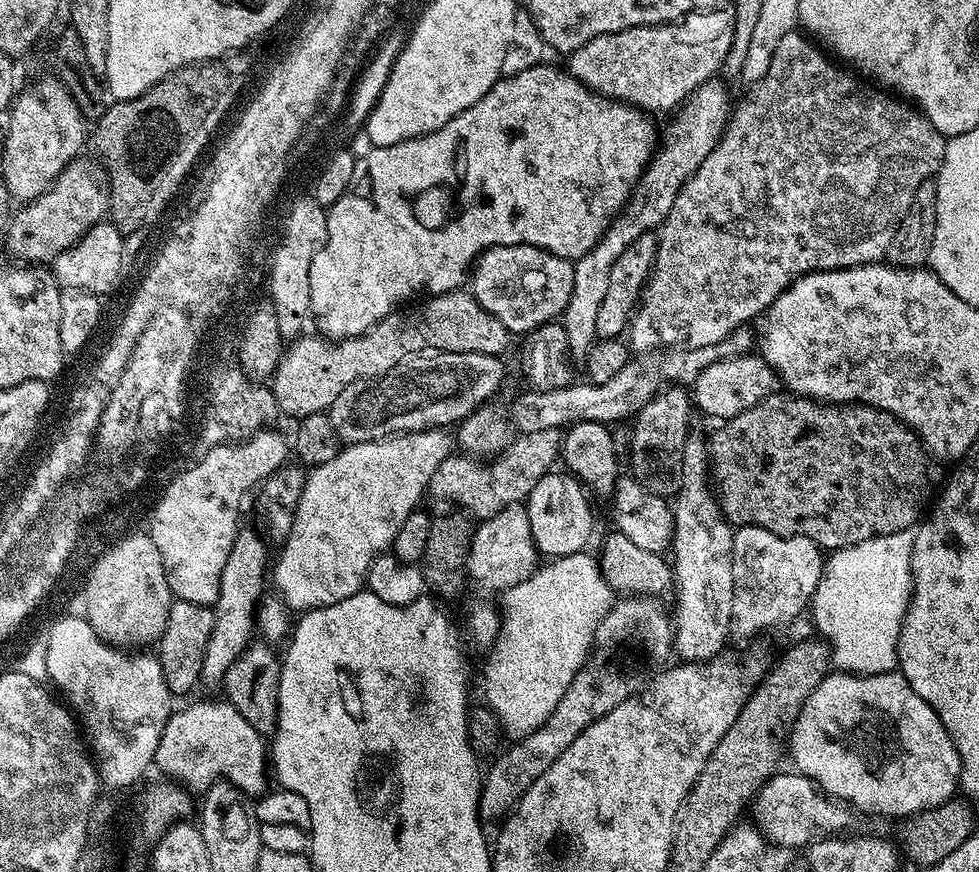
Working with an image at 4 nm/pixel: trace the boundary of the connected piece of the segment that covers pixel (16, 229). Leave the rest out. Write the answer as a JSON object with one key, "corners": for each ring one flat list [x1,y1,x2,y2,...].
{"corners":[[76,159,71,160,69,164,62,170,62,174,58,174,58,178,51,184,47,190,43,192,38,198,27,201,23,206,17,207,13,211,6,231,3,233,4,244,8,247,8,252,13,261,16,262,27,262,33,266,48,266,51,265,52,261,58,258,60,252,64,252,70,246,74,245,88,232,88,229,94,227,94,225,101,223,109,215,108,211,108,183,104,180,100,173,96,173,95,169,92,168,91,164,79,163]]}

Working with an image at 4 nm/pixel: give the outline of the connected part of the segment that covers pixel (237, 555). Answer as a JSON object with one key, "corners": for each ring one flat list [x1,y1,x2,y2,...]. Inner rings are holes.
{"corners":[[239,529,230,555,226,558,225,569,222,570,219,582,219,598,214,608,216,614,214,630,211,631,210,641,206,646,206,657,203,658,200,675,204,686,221,685,226,670,251,643,254,636,256,610,264,596,264,580,266,584,269,562,270,556,268,560,263,540,252,530]]}

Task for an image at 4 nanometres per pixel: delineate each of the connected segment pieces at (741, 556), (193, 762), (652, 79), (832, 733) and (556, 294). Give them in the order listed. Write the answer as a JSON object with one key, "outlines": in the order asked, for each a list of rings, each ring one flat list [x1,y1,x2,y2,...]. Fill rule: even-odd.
{"outlines":[[[757,524,737,527,733,534,734,606,731,631,737,636,756,636,767,628,784,628,811,605,818,582,824,576,825,553,805,536,779,536]],[[227,699,200,700,197,704,188,704,185,708,177,707,162,730,158,750,154,761,155,767,165,772,169,781,175,782,192,794,207,792,208,786,216,780,229,780,240,793,248,798,256,798,269,787,270,764,266,757,270,748,265,737]],[[721,6,710,8,706,12,692,12,674,24,638,26,630,30,618,30,614,34,598,34,598,38,590,38,586,46,571,52,567,57,566,70,601,96,619,100,649,114,671,113,679,109,695,88,713,79,719,73,716,71,727,65,728,57,733,55,736,44,734,22,733,9]],[[839,670,829,671,821,684,806,697,796,720,793,721,786,736,786,752,789,757,792,755,792,760,796,763,793,764,795,771,814,781,816,787,825,796,830,796,833,800,839,800,849,806,855,806,857,809,860,807,864,812,873,812,876,816,911,818,917,812,925,812,931,808,942,806,947,800,953,799,960,788,960,755,946,730,946,726,942,726,942,722,934,709,925,700,918,698,918,694,914,694,910,682,899,670,874,674,873,676,858,676,851,672]],[[511,244,510,246,494,246,487,248,476,258,470,269,470,291,472,297,487,312,494,314,502,326,506,326,509,334,527,334,543,324,553,323,563,317,566,302,570,302,570,290,574,290,574,263,566,258,558,258,558,254,550,254,538,246,529,244]]]}

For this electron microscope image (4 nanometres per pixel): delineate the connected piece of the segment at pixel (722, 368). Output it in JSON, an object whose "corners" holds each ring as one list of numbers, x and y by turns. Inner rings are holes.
{"corners":[[754,354,736,355,717,360,704,368,692,385,692,397,697,409,717,420,736,417,758,405,778,386,775,369]]}

